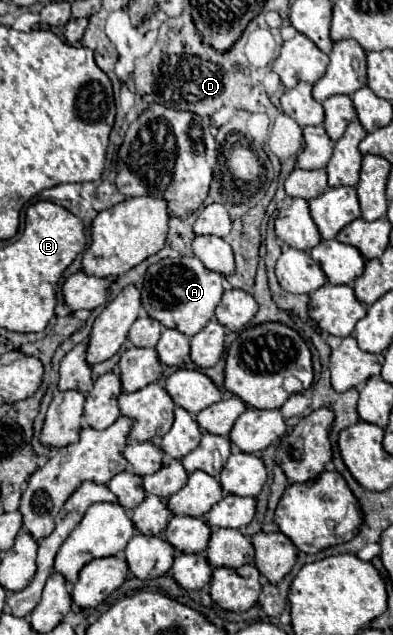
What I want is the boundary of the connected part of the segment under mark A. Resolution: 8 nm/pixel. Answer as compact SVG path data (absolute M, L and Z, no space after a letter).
M196 256L164 258L156 264L150 264L146 270L146 278L140 290L142 308L152 320L158 320L166 328L176 328L178 332L192 338L214 316L214 308L220 304L222 298L222 280L222 274L206 270Z

